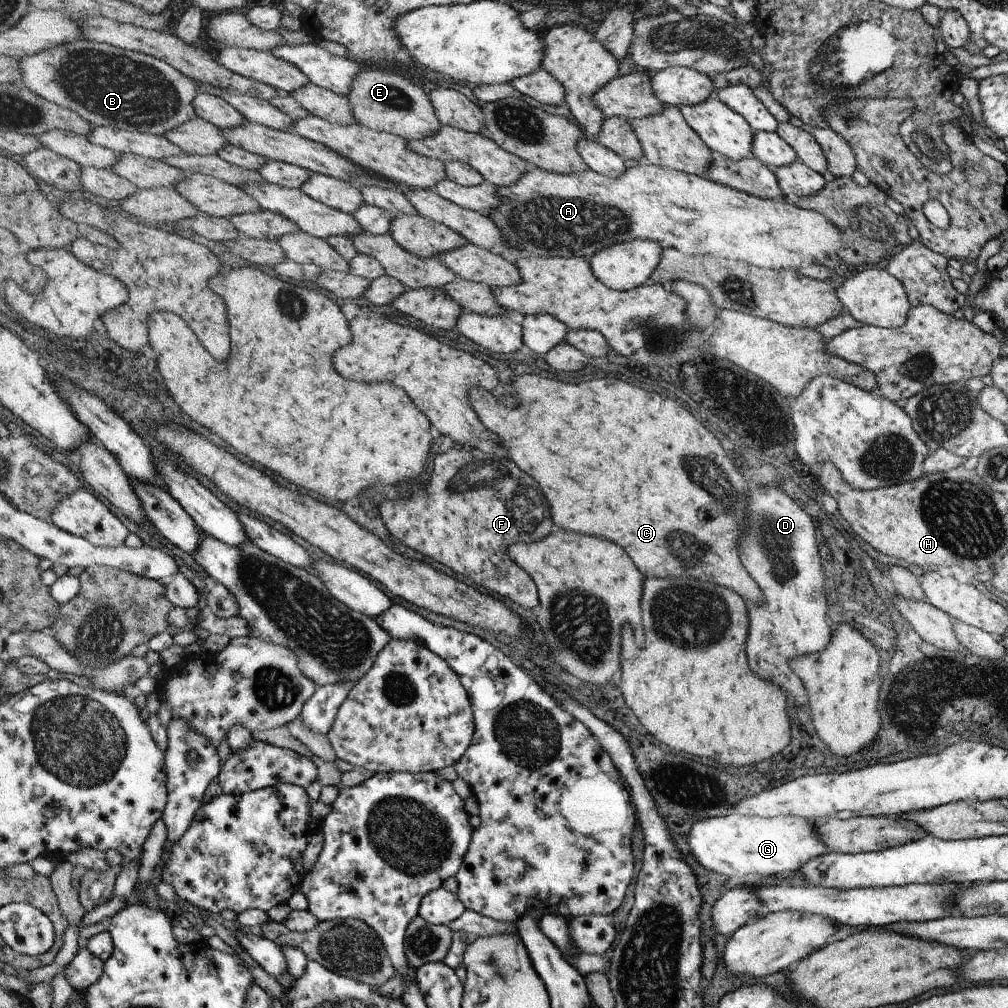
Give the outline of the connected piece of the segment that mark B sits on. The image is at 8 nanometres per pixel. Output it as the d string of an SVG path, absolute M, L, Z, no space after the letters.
M82 39L37 55L26 56L21 59L21 65L25 72L23 85L28 85L52 102L79 112L96 127L110 125L129 131L165 135L198 118L194 102L203 91L195 79L180 73L175 67L152 55Z

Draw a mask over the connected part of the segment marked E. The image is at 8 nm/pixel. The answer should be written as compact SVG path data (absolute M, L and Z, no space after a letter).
M390 69L364 70L357 75L352 90L346 95L353 104L353 115L358 124L400 135L410 141L420 141L439 132L442 126L430 95L412 80Z

